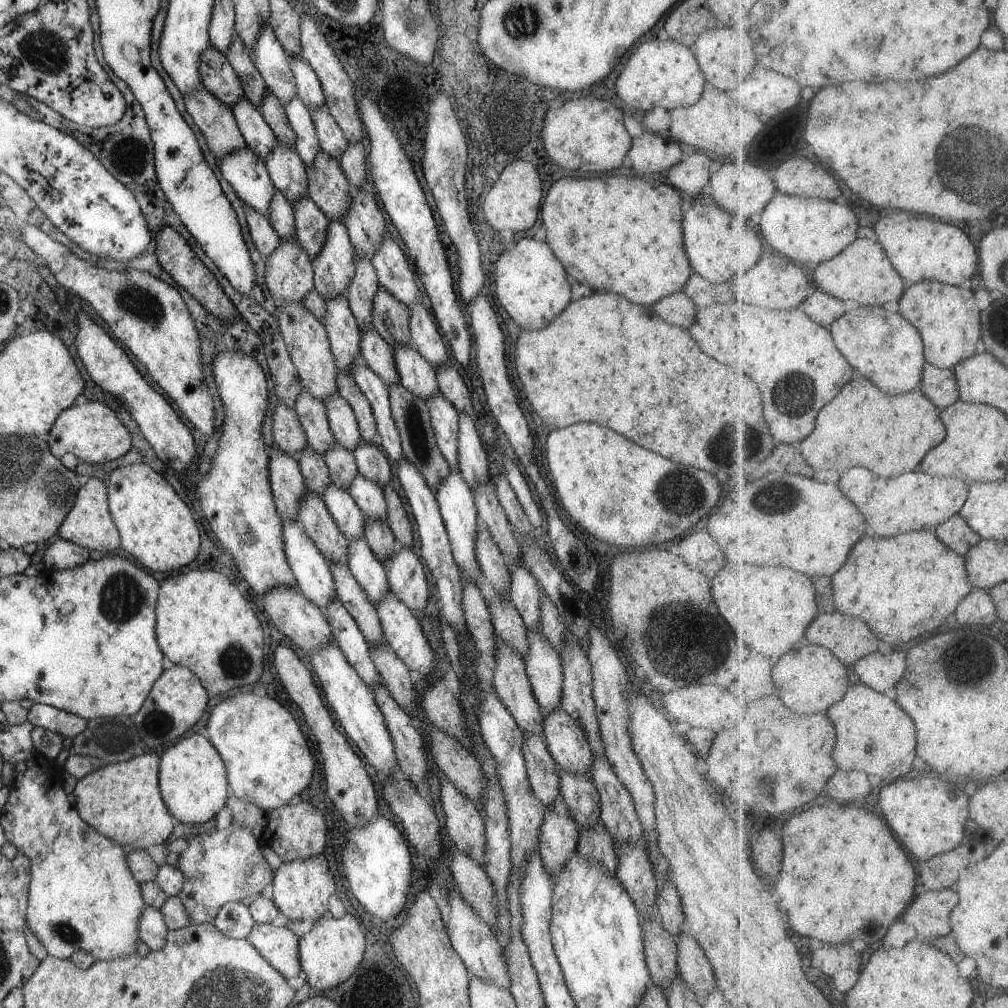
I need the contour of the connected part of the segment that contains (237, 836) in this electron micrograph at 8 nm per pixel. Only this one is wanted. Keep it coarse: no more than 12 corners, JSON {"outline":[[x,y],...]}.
{"outline":[[237,824],[190,837],[177,868],[192,925],[273,881]]}

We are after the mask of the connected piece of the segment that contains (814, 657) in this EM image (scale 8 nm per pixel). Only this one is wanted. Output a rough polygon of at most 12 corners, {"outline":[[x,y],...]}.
{"outline":[[803,642],[775,661],[782,700],[828,712],[850,690],[848,665]]}

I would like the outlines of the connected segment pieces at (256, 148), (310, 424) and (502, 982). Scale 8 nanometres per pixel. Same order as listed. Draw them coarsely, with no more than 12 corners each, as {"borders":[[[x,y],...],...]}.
{"borders":[[[240,98],[232,112],[245,144],[262,162],[278,144],[257,106]],[[303,390],[293,409],[307,445],[324,457],[335,443],[324,401]],[[458,891],[445,929],[469,974],[509,989],[504,947]]]}

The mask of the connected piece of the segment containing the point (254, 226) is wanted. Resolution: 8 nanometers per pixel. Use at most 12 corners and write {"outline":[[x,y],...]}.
{"outline":[[244,205],[254,246],[268,258],[281,238],[267,216]]}

